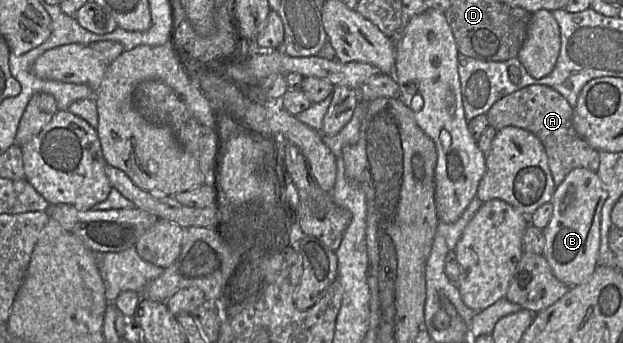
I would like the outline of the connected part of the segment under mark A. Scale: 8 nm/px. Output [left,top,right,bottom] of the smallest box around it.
[487,84,599,187]

